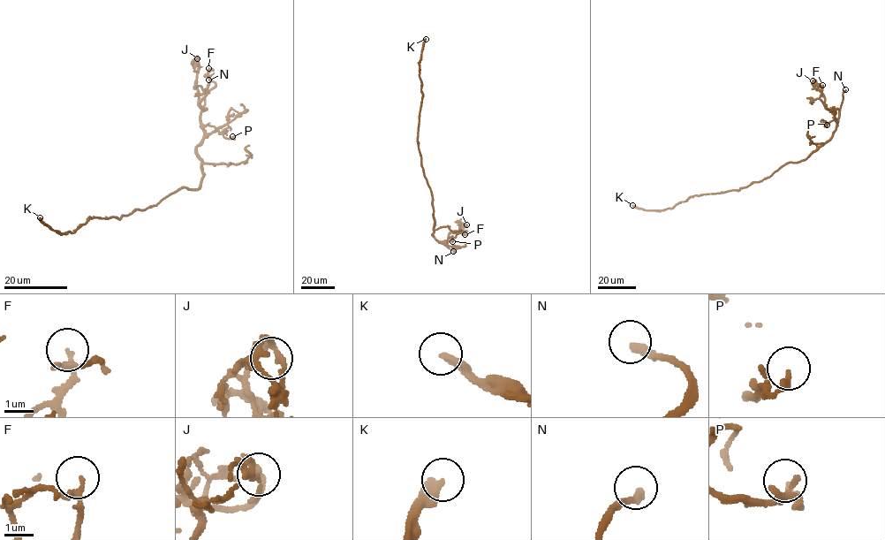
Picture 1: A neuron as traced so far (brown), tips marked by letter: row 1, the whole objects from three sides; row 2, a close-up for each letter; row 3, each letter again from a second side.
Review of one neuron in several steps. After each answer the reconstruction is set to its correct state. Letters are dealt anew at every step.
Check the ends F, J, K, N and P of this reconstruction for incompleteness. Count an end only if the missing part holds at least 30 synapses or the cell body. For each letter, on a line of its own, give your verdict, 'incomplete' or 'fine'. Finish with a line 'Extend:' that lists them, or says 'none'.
F: fine
J: fine
K: incomplete
N: incomplete
P: fine
Extend: K, N

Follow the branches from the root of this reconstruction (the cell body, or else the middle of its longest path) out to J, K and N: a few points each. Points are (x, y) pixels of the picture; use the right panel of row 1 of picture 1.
J: (770, 176), (788, 163), (805, 159), (828, 140), (835, 130), (839, 110), (827, 109), (821, 88), (813, 80)
K: (770, 176), (738, 190), (692, 196), (662, 210), (645, 210), (632, 205)
N: (770, 176), (788, 163), (805, 159), (828, 140), (835, 130), (845, 89)

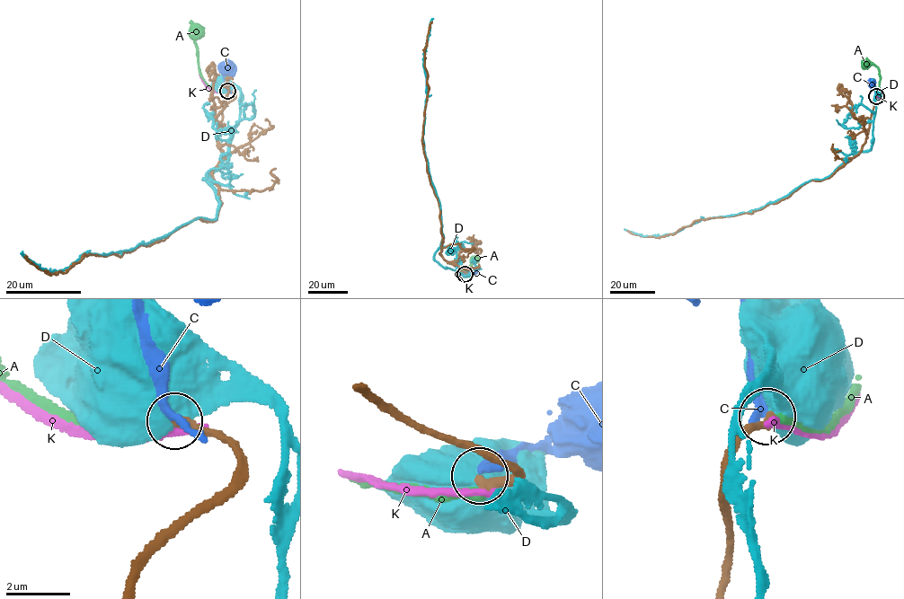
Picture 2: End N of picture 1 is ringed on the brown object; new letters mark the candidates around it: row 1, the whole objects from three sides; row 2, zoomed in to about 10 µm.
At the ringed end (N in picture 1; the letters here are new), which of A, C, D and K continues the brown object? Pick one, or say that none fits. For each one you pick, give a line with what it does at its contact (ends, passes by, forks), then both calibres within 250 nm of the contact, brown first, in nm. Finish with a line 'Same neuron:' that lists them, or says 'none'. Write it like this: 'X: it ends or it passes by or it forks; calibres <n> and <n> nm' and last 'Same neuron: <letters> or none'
C: it passes by; calibres 300 and 220 nm
Same neuron: C

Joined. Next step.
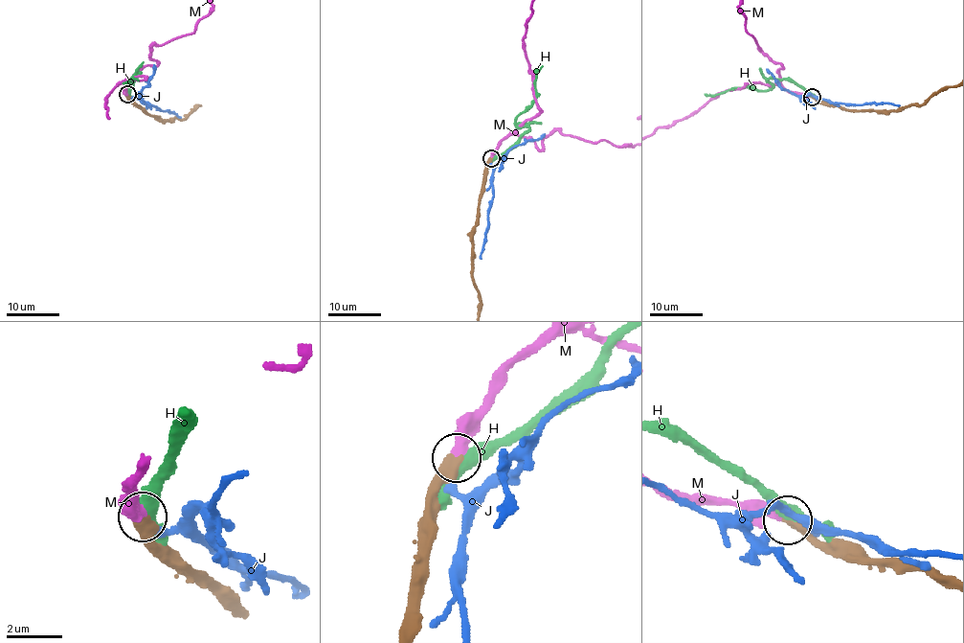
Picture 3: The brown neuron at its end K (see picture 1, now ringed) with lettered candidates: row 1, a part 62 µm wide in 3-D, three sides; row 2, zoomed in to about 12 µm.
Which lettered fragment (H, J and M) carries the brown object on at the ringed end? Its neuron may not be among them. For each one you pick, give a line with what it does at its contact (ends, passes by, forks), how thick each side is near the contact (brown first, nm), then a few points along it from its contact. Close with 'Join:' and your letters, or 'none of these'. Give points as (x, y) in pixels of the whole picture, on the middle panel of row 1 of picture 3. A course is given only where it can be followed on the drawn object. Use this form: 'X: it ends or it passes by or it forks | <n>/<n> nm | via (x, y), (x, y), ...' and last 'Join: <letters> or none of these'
M: it ends | 400/360 nm
Join: M

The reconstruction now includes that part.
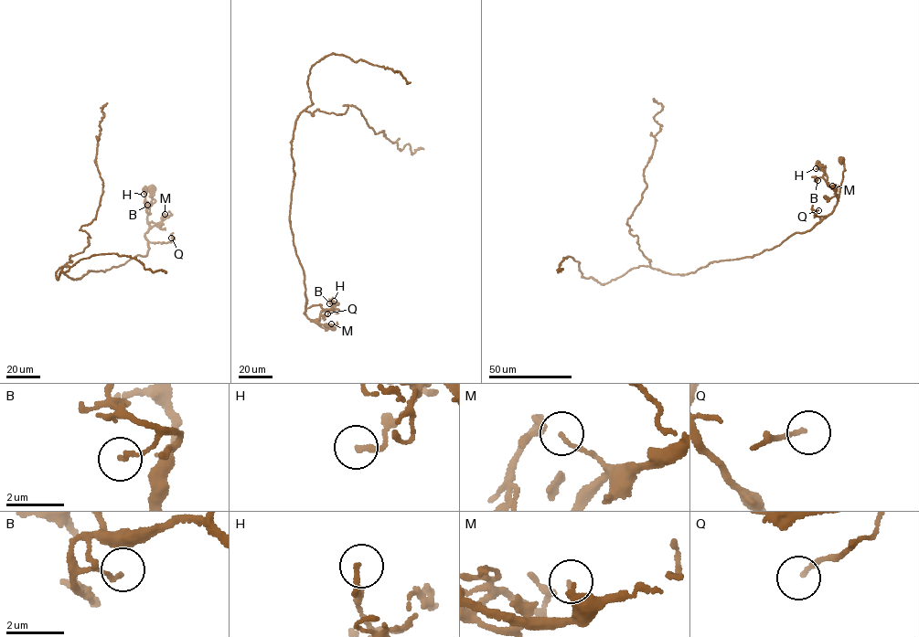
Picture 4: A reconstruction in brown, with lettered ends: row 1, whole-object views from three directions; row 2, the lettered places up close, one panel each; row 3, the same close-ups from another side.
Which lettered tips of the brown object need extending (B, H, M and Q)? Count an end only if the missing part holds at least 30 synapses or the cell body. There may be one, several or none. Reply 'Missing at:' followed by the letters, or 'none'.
Missing at: none

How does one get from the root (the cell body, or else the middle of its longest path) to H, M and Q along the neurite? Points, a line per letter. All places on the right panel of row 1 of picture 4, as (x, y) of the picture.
H: (841, 160), (844, 169), (839, 186), (829, 186), (825, 168), (820, 164), (816, 168)
M: (841, 160), (844, 169), (838, 199), (832, 185)
Q: (841, 160), (844, 169), (834, 209), (826, 216), (815, 216), (812, 210), (818, 210)

